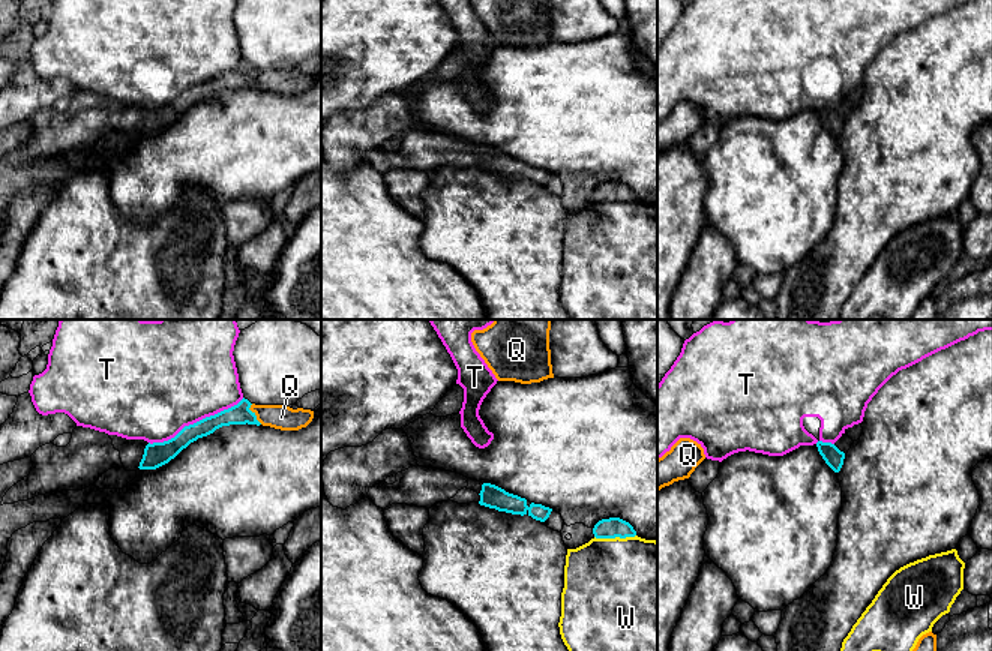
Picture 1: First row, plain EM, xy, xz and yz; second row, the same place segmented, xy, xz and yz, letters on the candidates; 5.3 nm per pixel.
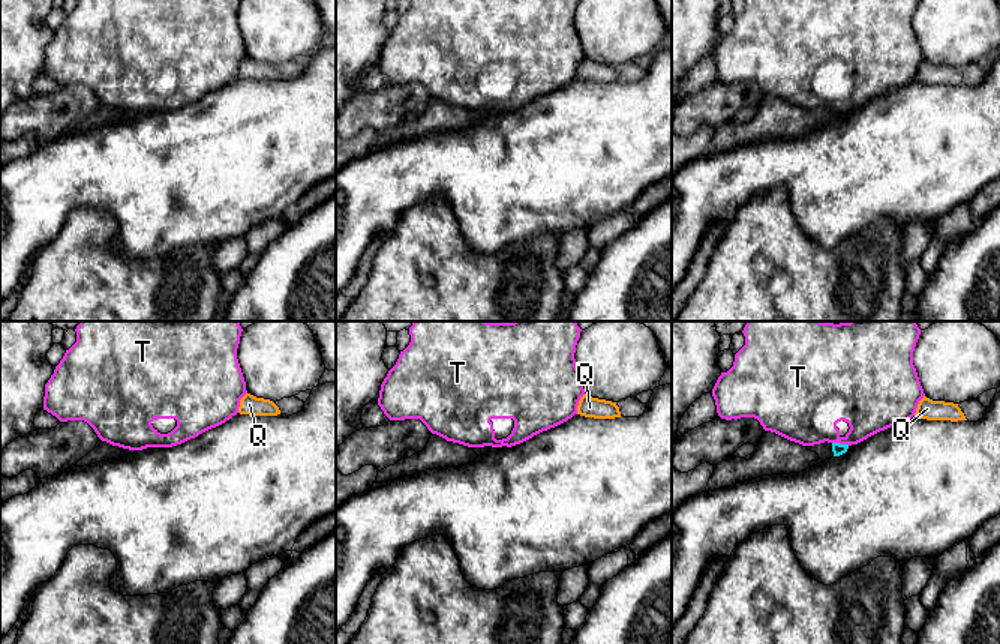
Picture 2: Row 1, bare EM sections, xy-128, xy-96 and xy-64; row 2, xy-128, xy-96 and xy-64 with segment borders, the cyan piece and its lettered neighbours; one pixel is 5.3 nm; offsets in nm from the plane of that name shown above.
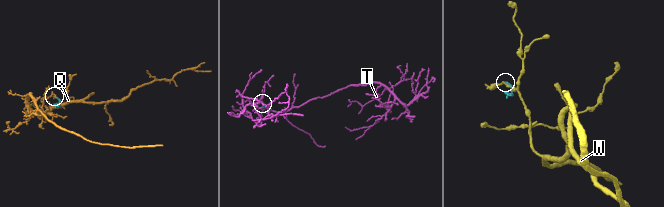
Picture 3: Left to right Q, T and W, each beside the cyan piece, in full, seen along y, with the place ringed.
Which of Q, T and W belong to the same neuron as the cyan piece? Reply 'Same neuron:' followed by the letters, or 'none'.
Same neuron: none

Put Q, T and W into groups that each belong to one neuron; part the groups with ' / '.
Q / T / W

